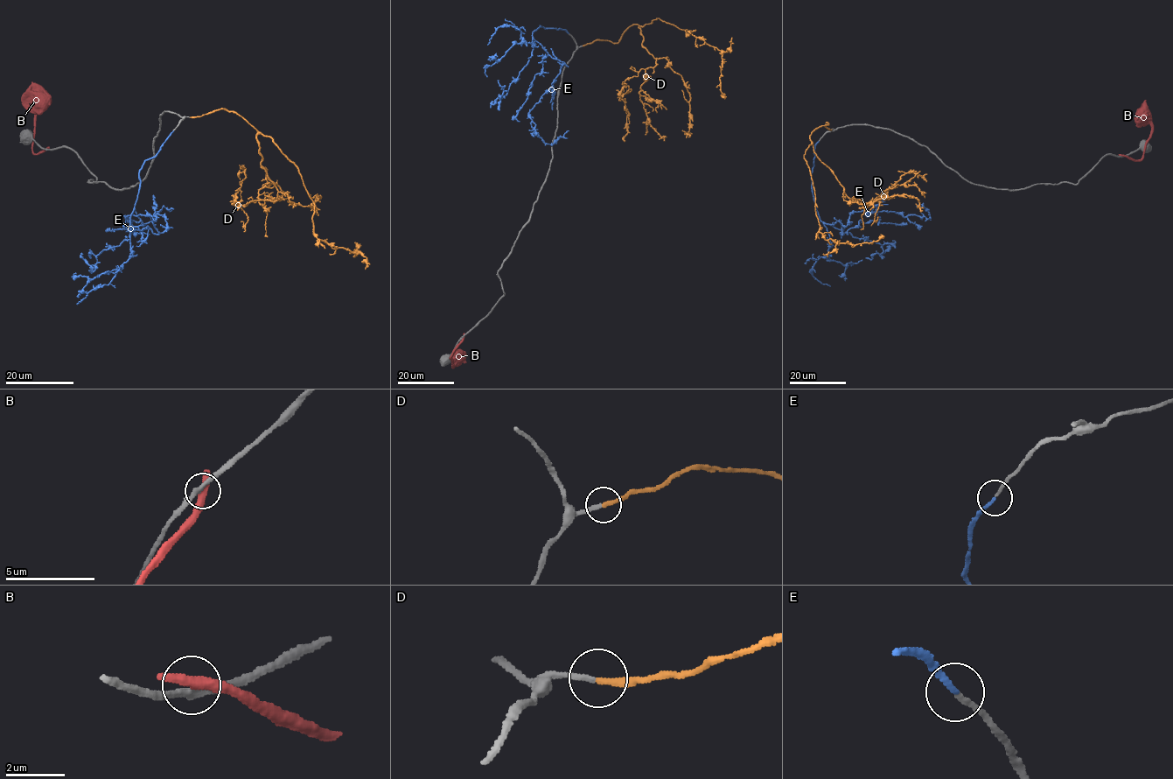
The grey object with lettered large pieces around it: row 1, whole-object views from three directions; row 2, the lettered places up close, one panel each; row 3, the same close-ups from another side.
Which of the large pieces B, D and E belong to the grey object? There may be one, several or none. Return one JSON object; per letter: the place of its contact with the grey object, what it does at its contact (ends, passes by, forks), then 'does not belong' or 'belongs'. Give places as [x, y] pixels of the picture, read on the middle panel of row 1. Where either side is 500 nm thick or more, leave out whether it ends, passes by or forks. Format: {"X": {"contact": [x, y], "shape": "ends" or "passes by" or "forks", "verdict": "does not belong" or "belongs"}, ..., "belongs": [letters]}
{"B": {"contact": [464, 336], "verdict": "does not belong"}, "D": {"contact": [583, 45], "shape": "ends", "verdict": "belongs"}, "E": {"contact": [569, 33], "shape": "ends", "verdict": "belongs"}, "belongs": ["D", "E"]}

